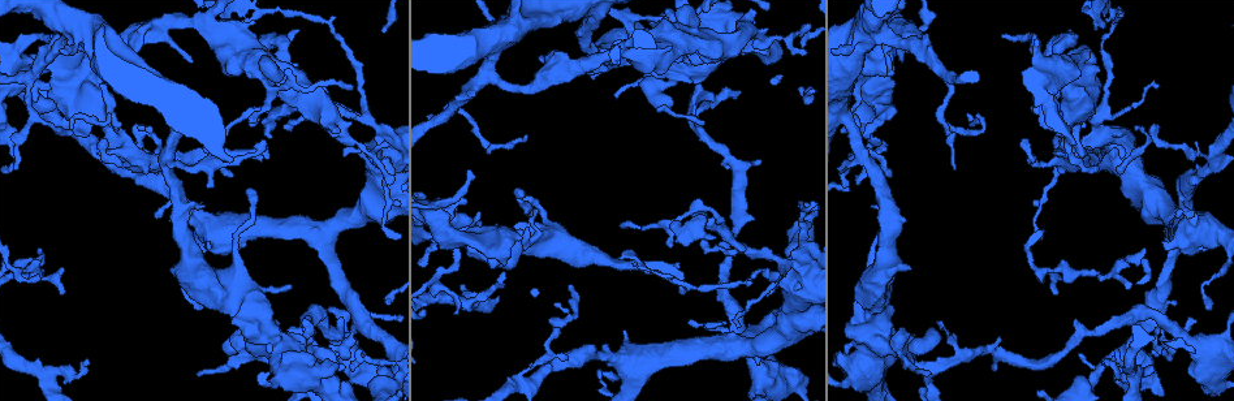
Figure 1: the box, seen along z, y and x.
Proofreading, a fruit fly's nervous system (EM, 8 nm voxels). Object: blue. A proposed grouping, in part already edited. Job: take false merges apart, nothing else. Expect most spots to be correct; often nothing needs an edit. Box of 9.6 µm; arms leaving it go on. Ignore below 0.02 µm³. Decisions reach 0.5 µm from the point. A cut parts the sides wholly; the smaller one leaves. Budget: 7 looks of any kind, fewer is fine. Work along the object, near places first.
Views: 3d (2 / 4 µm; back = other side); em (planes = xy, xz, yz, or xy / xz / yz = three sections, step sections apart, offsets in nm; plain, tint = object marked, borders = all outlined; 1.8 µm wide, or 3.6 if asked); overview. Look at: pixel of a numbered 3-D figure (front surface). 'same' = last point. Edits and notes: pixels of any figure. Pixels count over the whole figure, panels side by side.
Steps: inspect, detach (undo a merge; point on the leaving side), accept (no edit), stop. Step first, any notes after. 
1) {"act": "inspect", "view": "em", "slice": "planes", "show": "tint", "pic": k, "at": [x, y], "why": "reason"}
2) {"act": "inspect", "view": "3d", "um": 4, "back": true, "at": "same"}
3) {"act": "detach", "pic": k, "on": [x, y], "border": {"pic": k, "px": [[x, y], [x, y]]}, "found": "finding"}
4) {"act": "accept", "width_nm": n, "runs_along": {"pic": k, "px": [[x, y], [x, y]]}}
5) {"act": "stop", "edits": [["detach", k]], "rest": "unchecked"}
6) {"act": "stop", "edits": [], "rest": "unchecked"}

{"act": "inspect", "view": "em", "slice": "xy", "step": 16, "show": "tint", "pic": 1, "at": [34, 96], "why": "abrupt turn"}

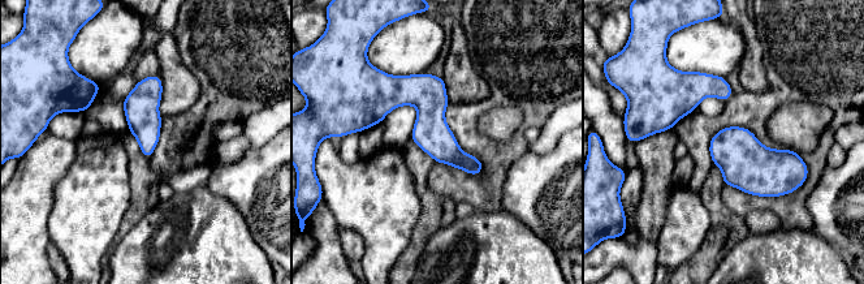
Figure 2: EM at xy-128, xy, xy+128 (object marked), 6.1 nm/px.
{"act": "inspect", "view": "em", "slice": "planes", "show": "tint", "at": "same", "why": "another direction"}

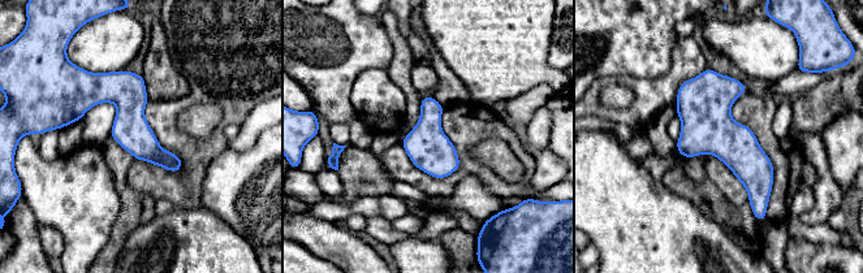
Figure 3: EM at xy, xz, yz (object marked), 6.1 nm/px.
{"act": "accept", "found": "continuous, no second neuron"}

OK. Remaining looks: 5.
{"act": "inspect", "view": "3d", "um": 4, "back": true, "pic": 1, "at": [659, 360], "why": "a narrow waist"}

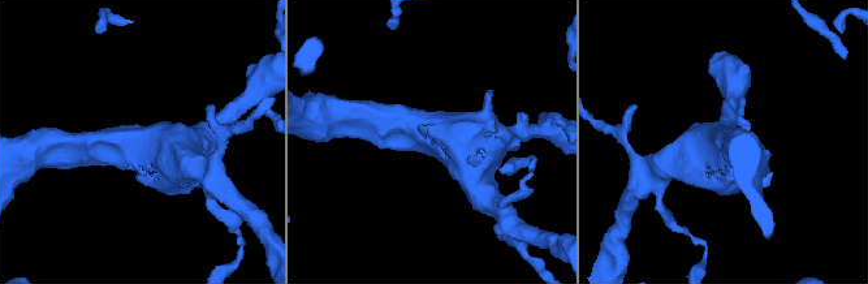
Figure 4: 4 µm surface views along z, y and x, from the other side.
{"act": "inspect", "view": "em", "slice": "planes", "show": "tint", "pic": 4, "at": [141, 139], "arms": 4}

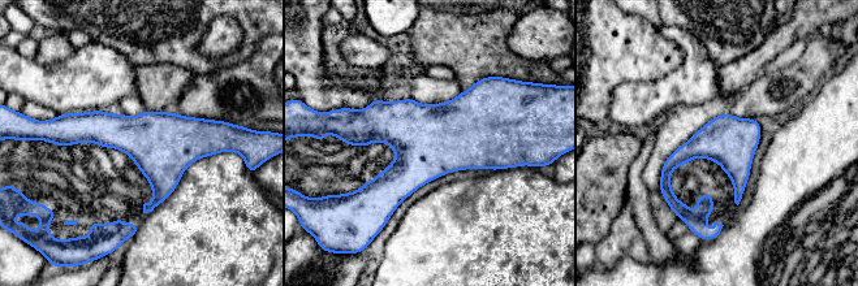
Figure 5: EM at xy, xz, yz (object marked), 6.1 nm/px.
{"act": "accept", "width_nm": 300, "found": "continuous, no second neuron"}

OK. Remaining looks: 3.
{"act": "inspect", "view": "3d", "um": 4, "pic": 1, "at": [1178, 336], "why": "four or more arms meet"}

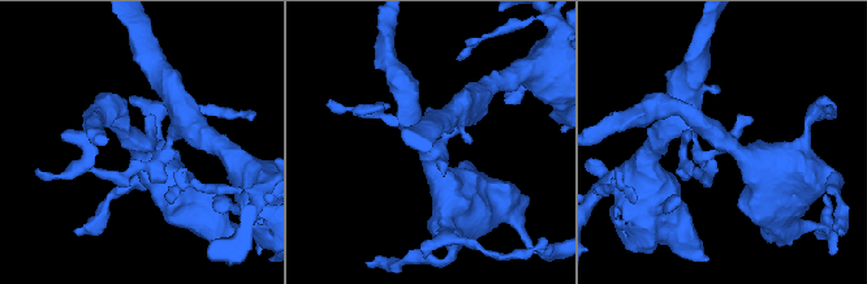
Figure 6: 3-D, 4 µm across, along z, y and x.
{"act": "inspect", "view": "em", "slice": "xz", "step": 16, "show": "tint", "pic": 6, "at": [433, 148]}

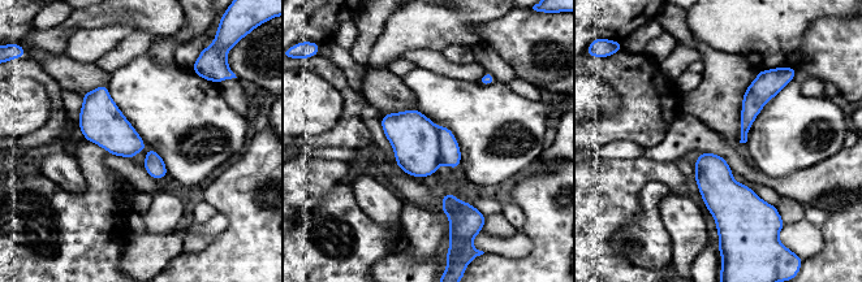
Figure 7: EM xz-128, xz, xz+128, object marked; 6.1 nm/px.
{"act": "inspect", "view": "em", "slice": "planes", "show": "borders", "at": "same"}

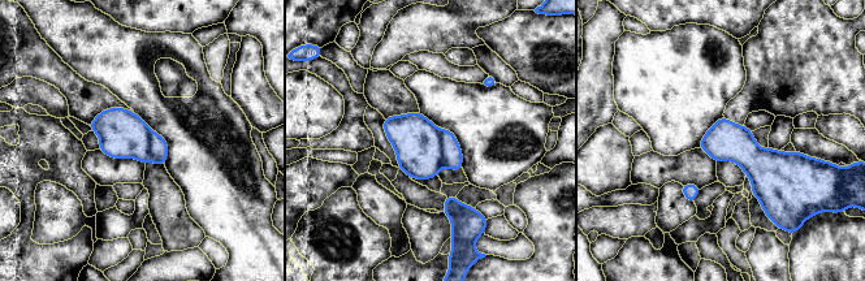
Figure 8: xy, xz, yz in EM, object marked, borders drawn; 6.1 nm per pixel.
{"act": "detach", "pic": 8, "on": [452, 151], "found": "a second neuron is stuck on"}

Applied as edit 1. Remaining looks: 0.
{"act": "stop", "edits": [["detach", 8]], "rest": "unchecked"}

